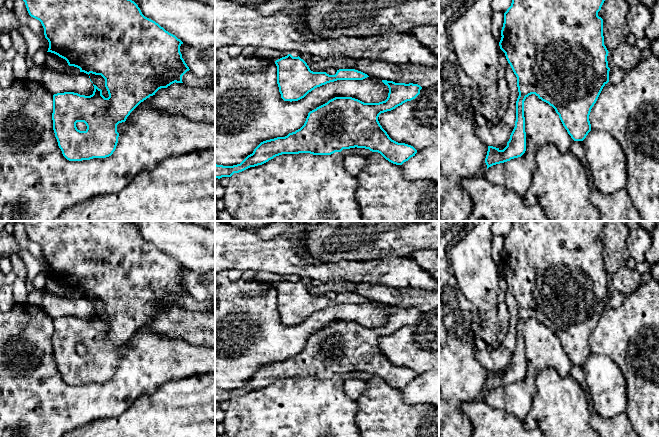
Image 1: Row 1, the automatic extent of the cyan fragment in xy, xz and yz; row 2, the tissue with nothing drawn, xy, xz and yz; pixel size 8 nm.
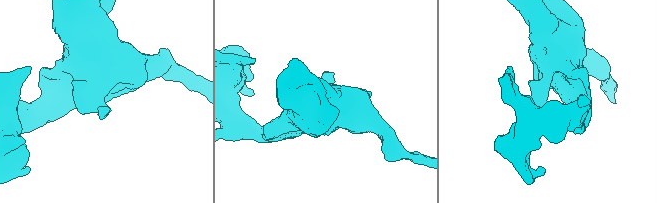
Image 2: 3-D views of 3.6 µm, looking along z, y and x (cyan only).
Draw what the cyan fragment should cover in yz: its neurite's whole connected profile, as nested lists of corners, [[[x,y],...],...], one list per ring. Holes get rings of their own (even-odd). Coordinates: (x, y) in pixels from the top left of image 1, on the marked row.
[[[512,0],[504,13],[499,46],[517,77],[516,121],[503,150],[488,146],[487,169],[525,153],[524,101],[531,94],[555,109],[574,141],[583,141],[591,131],[591,109],[609,82],[609,52],[604,45],[603,19],[598,16],[604,1]]]

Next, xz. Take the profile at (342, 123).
[[[382,82],[389,88],[385,101],[364,103],[352,97],[335,97],[310,111],[300,129],[285,137],[261,142],[240,164],[215,164],[215,178],[231,177],[282,154],[331,155],[355,147],[378,152],[389,162],[402,165],[415,156],[417,150],[392,140],[380,125],[378,117],[415,99],[422,87],[413,83]]]

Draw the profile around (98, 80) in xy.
[[[90,73],[89,76],[90,76],[90,79],[93,82],[93,84],[102,90],[102,95],[105,98],[108,98],[109,94],[108,94],[108,91],[105,87],[105,79],[101,75],[95,75],[92,73]]]

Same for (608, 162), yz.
[[[591,130],[583,143],[596,189],[612,194],[626,188],[627,157],[618,141],[605,131]]]

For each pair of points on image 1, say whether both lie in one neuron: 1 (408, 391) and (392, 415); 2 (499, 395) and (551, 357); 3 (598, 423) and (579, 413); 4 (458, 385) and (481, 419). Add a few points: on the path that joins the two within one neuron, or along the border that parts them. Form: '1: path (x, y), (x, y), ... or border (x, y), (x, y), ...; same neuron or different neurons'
1: border (400, 389), (403, 400), (406, 403), (427, 403); different neurons
2: path (514, 395), (530, 379), (532, 370), (536, 366); same neuron
3: border (590, 417), (590, 424), (592, 426); different neurons
4: border (474, 398), (461, 405), (472, 424); different neurons

